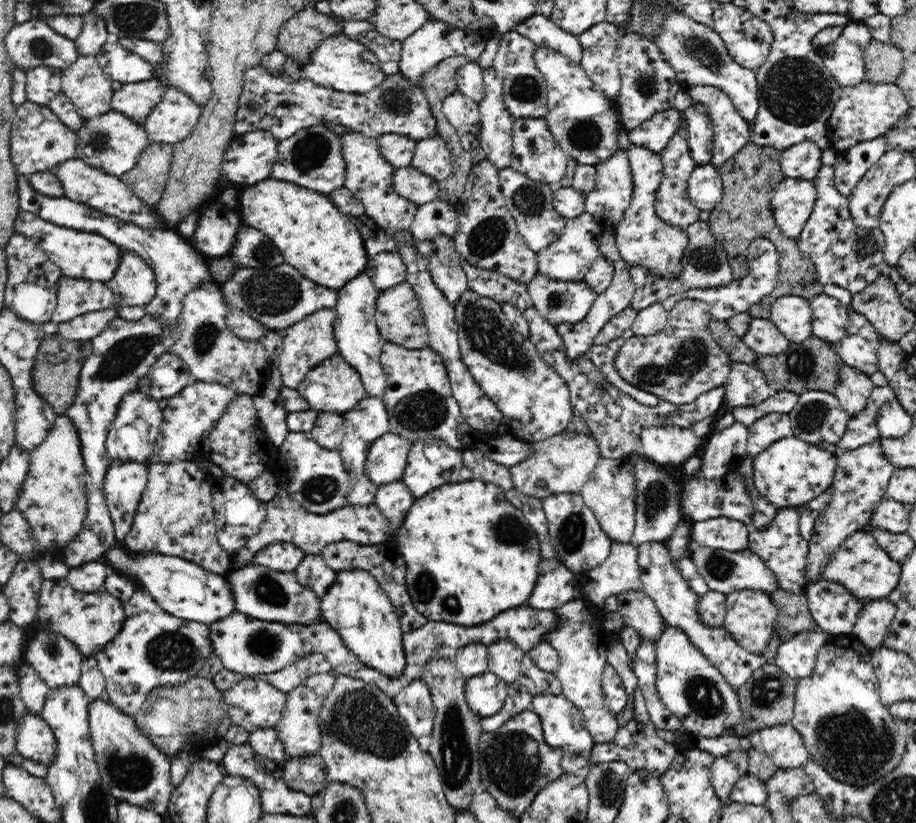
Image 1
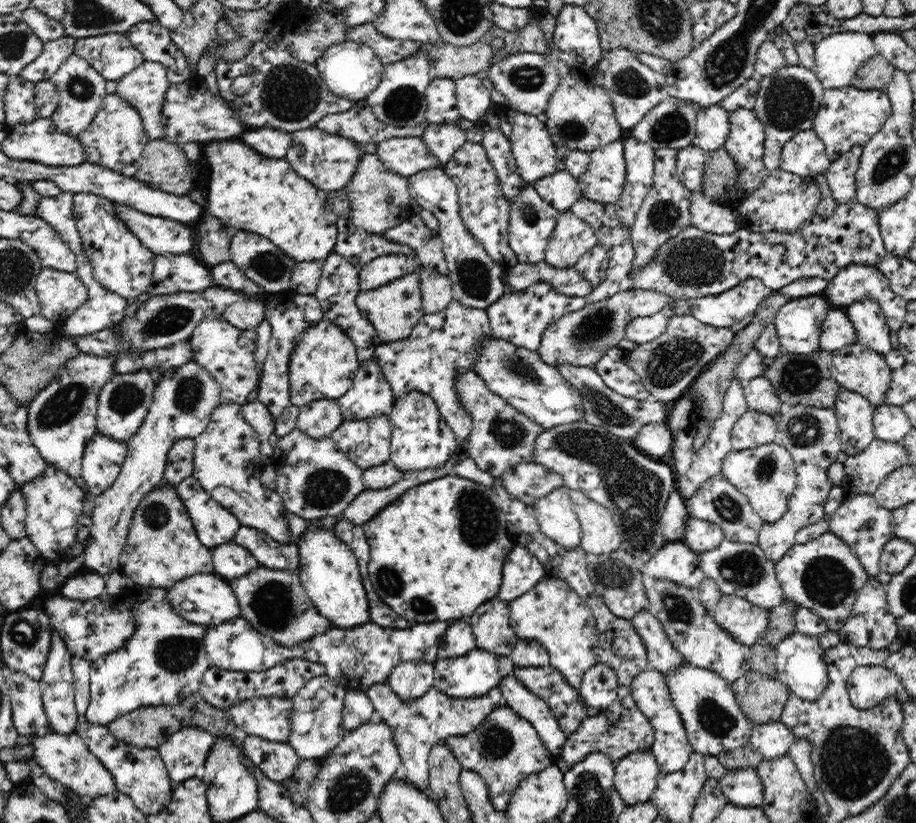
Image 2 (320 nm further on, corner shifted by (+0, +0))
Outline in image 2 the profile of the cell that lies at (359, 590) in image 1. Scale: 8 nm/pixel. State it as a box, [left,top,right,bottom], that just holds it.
[295,527,369,629]

